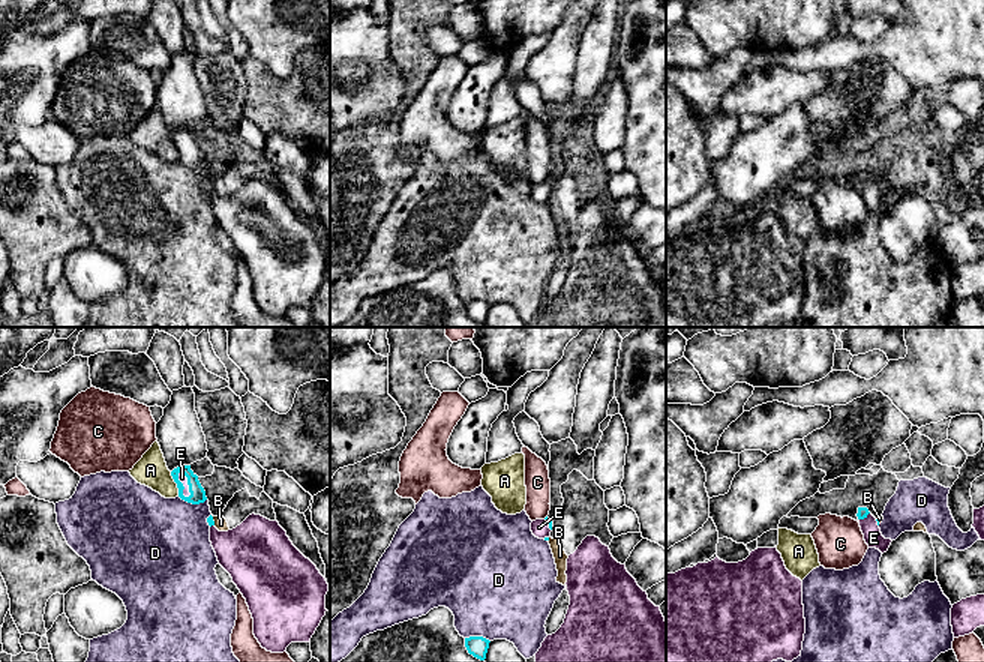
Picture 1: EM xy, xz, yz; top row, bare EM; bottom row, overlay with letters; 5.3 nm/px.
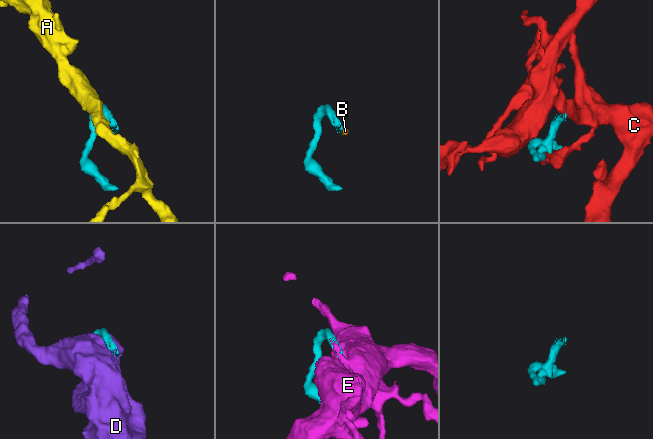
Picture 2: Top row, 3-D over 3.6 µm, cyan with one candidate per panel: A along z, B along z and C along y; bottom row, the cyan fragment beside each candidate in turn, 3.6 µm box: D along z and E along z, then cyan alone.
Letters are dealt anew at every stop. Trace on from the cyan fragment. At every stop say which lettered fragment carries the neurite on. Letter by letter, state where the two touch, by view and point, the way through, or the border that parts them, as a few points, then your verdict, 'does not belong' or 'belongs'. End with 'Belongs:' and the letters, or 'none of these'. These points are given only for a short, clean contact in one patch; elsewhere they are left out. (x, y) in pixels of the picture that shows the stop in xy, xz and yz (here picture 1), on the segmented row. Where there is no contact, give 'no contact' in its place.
A: xy (176, 482) | does not belong
B: xy (212, 520) | along xy (210, 515), (215, 524) | does not belong
C: no contact | does not belong
D: xy (192, 503) | does not belong
E: xy (182, 485) | across xy (197, 496), (185, 496), (182, 485), (182, 478) | belongs
Belongs: E

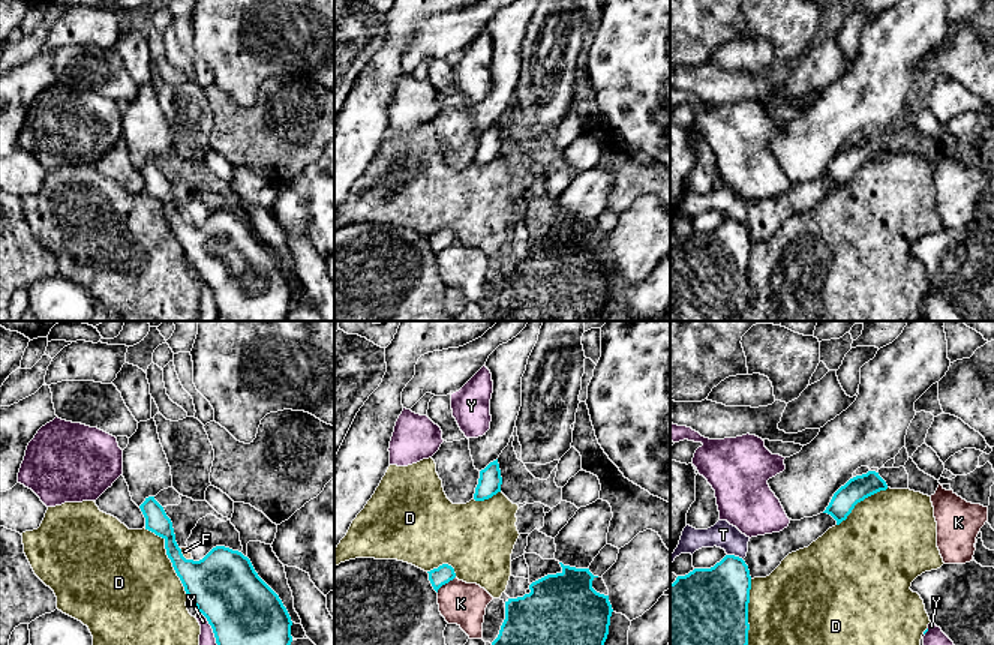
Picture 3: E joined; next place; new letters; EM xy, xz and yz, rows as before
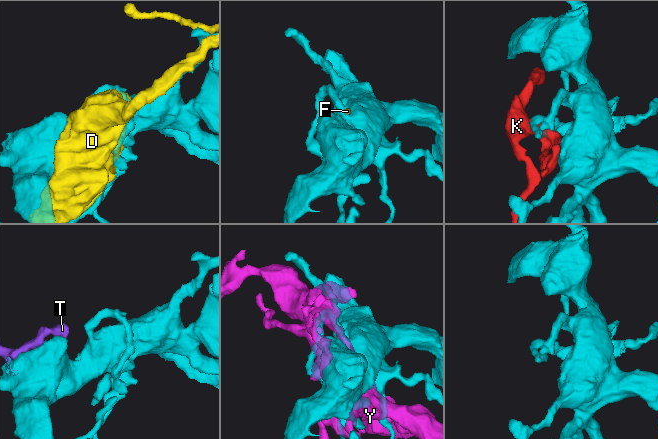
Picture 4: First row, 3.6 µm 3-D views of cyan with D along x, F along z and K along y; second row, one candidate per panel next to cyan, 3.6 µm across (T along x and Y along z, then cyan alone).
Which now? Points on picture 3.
D: xy (170, 558) | does not belong
F: xy (183, 557) | along xy (179, 548), (186, 558), (192, 560) | does not belong
K: xz (446, 582) | does not belong
T: yz (733, 555) | belongs
Y: xy (212, 627) | does not belong
Belongs: T

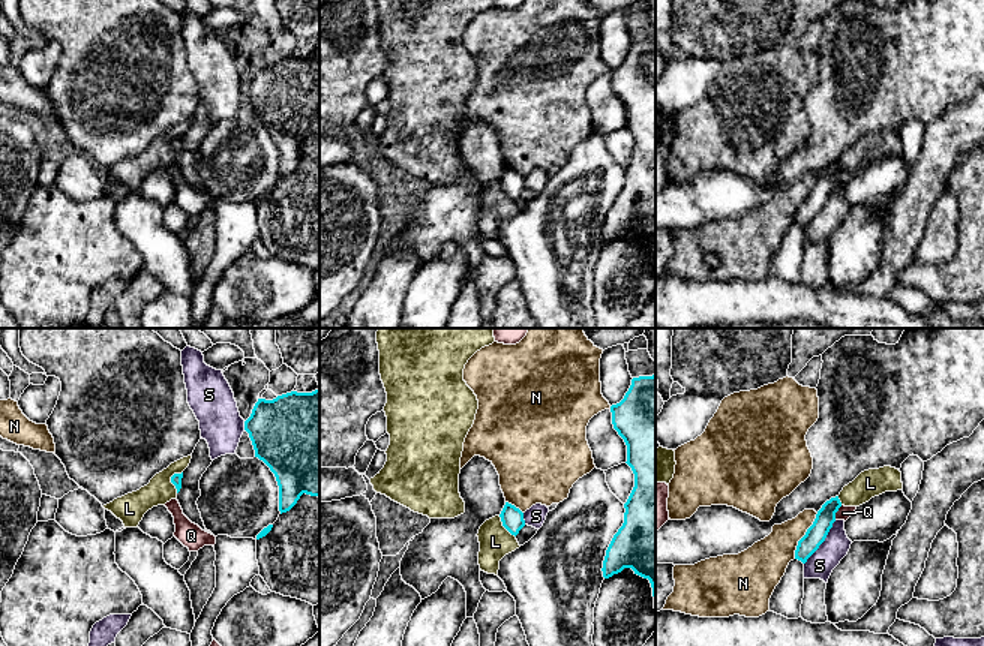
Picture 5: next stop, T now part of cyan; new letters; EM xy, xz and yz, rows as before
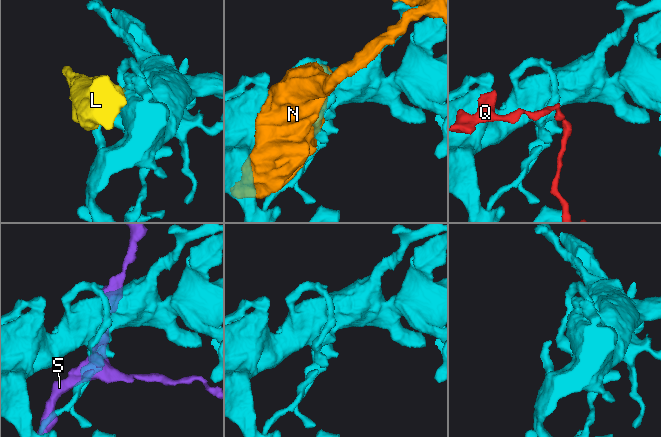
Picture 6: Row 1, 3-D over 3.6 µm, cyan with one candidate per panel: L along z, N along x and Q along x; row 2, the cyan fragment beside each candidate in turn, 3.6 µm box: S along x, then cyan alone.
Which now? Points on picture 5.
L: xy (171, 480) | along xy (182, 471), (171, 477), (177, 492) | does not belong
N: yz (804, 535) | does not belong
Q: yz (836, 511) | does not belong
S: yz (822, 541) | does not belong
Belongs: none of these

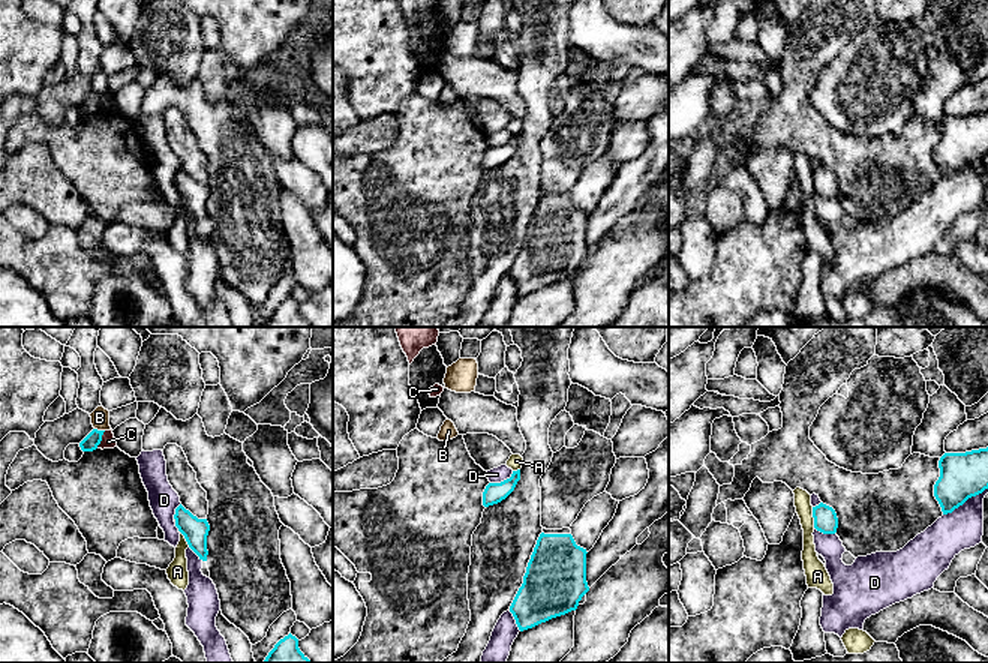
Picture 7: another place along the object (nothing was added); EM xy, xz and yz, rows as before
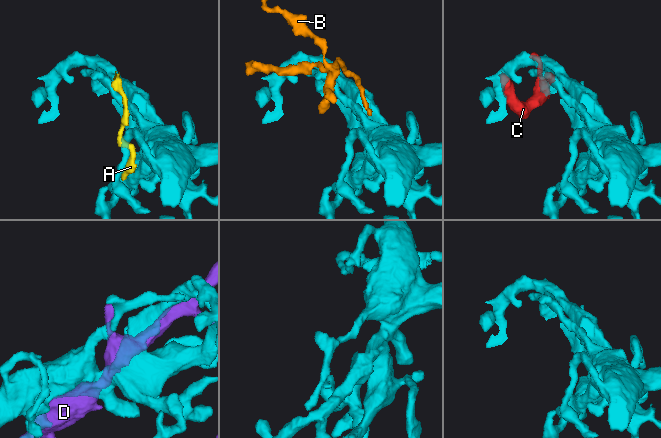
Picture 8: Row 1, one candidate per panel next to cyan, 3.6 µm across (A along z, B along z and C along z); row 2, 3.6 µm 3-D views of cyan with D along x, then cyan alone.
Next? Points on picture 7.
A: yz (813, 516) | along yz (811, 507), (814, 527) | does not belong
B: xy (99, 431) | along xy (95, 428), (104, 431) | does not belong
C: xy (101, 440) | along xy (105, 431), (96, 447) | does not belong
D: yz (964, 501) | does not belong
Belongs: none of these

